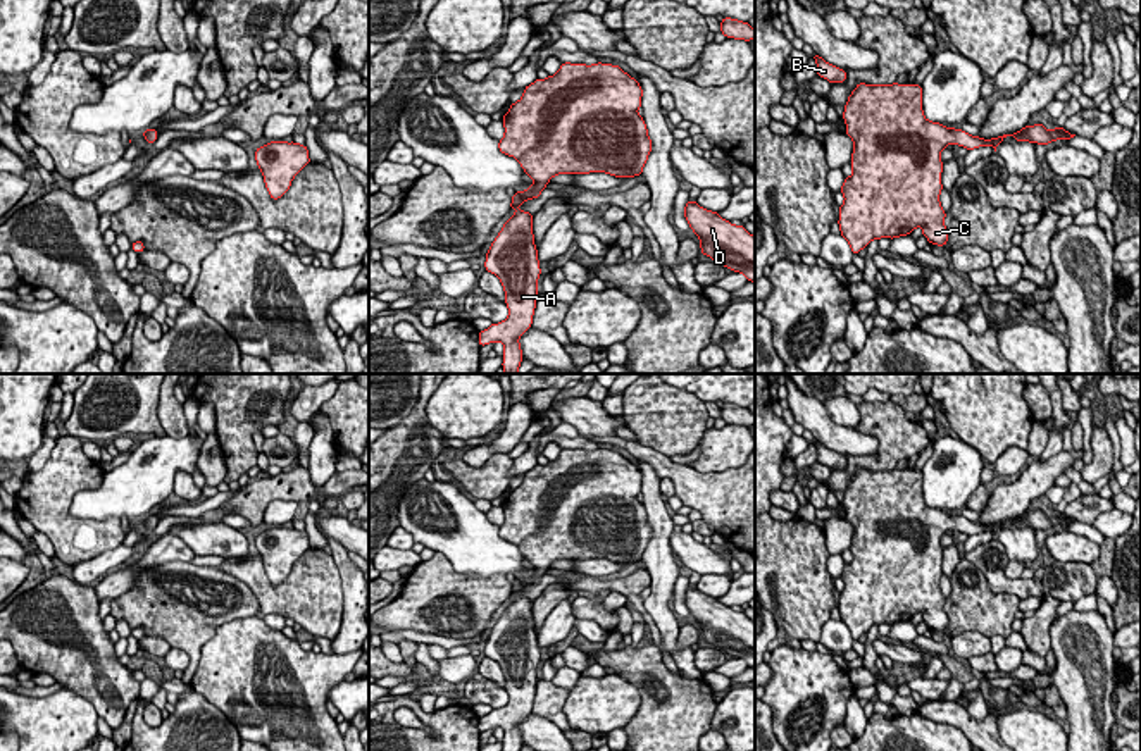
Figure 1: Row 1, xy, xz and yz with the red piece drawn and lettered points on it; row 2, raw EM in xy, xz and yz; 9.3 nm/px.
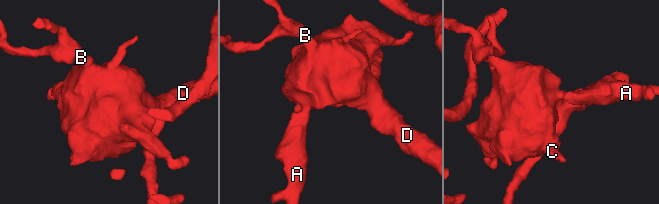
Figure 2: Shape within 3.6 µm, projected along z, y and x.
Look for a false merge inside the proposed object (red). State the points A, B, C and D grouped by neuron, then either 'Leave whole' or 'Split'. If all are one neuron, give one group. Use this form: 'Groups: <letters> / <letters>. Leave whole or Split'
Groups: A B C D. Leave whole

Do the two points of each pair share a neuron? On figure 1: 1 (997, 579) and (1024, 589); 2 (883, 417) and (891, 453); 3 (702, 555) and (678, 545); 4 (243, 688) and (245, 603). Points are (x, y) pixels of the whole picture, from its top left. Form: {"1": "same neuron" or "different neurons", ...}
{"1": "same neuron", "2": "same neuron", "3": "same neuron", "4": "different neurons"}

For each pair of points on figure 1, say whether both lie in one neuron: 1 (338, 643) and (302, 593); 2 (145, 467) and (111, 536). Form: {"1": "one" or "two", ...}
{"1": "two", "2": "two"}

